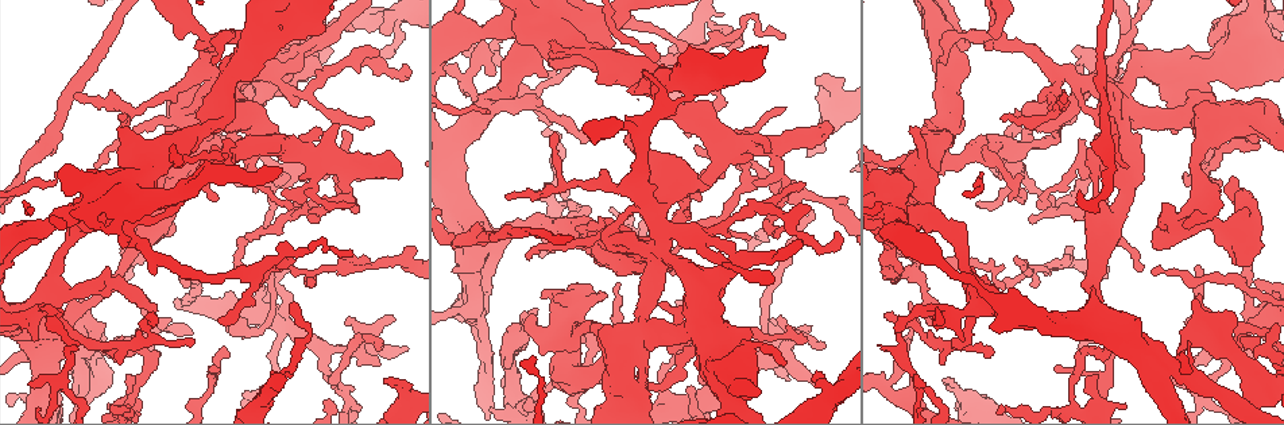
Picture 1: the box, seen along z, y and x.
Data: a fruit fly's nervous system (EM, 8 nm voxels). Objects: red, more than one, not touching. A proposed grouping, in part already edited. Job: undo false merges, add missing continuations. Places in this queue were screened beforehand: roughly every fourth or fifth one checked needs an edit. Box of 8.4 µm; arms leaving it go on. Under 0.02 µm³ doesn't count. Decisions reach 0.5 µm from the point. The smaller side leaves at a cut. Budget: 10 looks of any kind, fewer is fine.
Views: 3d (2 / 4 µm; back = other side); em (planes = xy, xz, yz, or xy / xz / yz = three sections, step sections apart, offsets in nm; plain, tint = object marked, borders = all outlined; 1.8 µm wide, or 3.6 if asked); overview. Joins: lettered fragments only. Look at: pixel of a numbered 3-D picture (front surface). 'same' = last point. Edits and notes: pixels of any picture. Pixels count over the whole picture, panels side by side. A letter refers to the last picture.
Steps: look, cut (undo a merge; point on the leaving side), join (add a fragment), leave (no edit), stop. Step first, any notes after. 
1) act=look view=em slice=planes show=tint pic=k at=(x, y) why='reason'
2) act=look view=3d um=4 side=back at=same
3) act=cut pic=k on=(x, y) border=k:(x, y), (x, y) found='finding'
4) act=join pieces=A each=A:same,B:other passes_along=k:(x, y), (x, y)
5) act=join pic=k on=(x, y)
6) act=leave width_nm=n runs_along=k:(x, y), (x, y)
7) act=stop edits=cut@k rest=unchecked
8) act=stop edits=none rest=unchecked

act=look view=3d um=2 pic=1 at=(802, 198) why='sudden change in width'

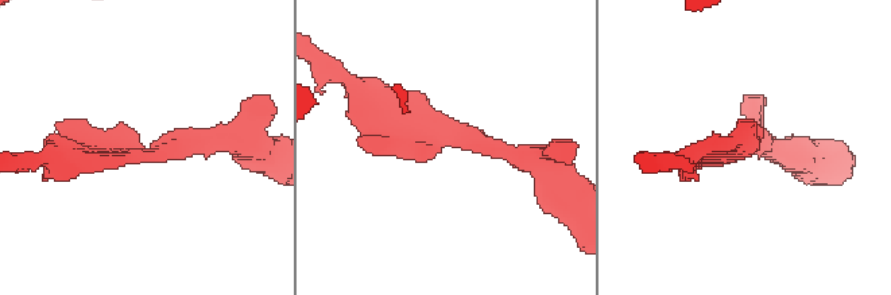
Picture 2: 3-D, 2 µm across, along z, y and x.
act=look view=em slice=planes show=borders pic=2 at=(138, 146) why='shape alone is not enough'

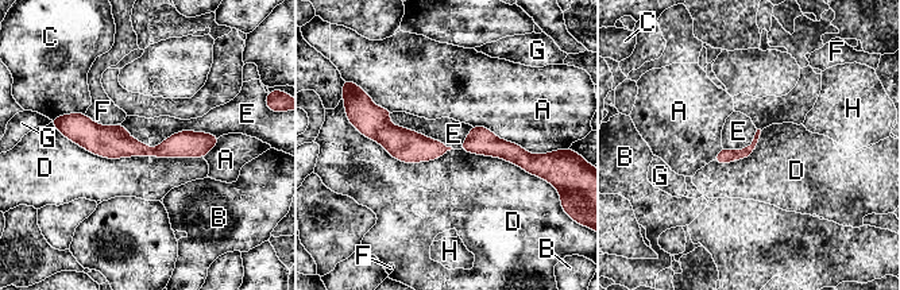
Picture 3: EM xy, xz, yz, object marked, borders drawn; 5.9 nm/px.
act=leave each=A:other,B:other,C:other,D:other,E:other,F:other,G:other,H:other border=3:(118, 124), (153, 149), (219, 135) found='one neuron here'

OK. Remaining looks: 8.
act=look view=3d um=4 pic=1 at=(401, 176) why='stops while still wide'

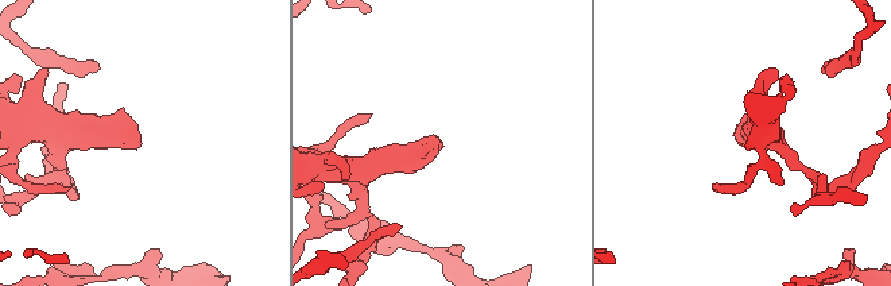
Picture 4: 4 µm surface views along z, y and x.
act=look view=em slice=planes show=tint pic=4 at=(441, 146)

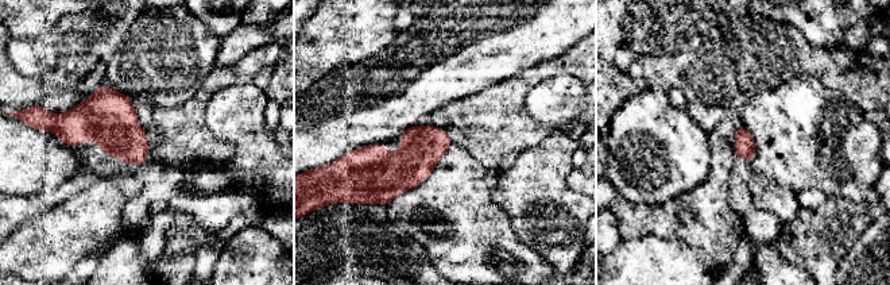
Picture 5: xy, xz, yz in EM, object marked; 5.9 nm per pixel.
act=look view=em slice=planes show=borders at=same

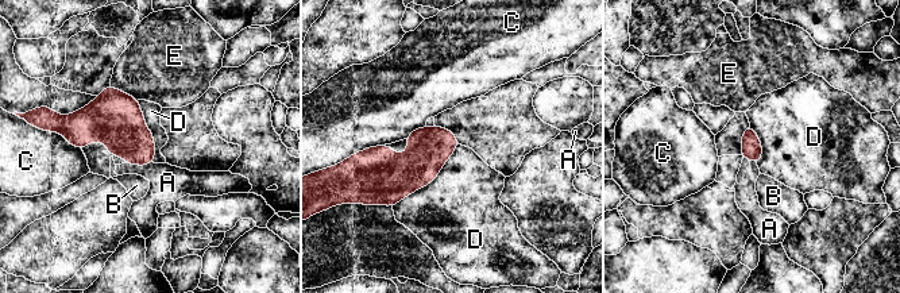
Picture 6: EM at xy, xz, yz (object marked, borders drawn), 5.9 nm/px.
act=join pieces=A each=A:same,B:other,C:other,D:other,E:other passes_along=6:(120, 126), (138, 164), (167, 182) found='the neuron continues'

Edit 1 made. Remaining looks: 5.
act=look view=overview why='see it whole again'

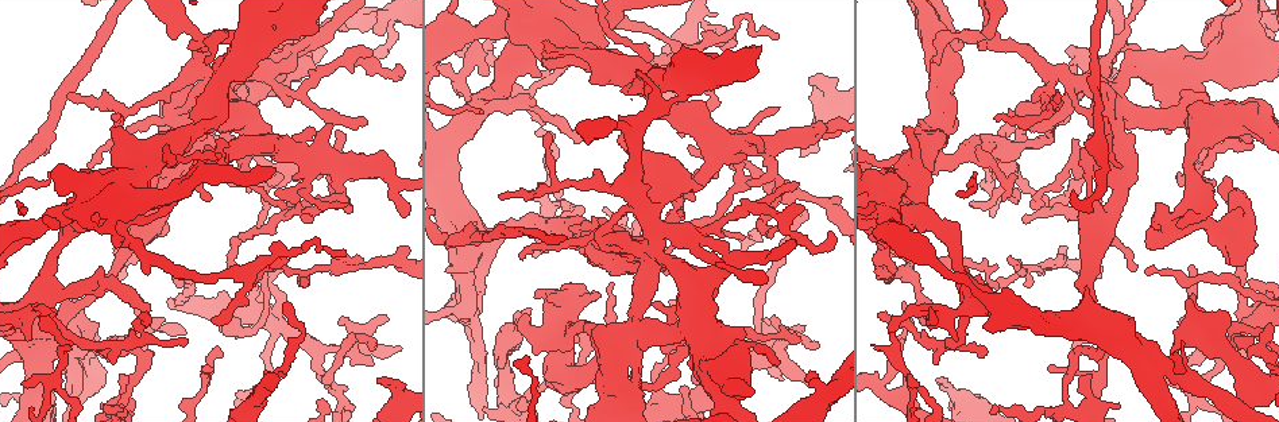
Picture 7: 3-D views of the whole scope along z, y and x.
act=look view=3d um=2 pic=7 at=(777, 34) why='an open end'

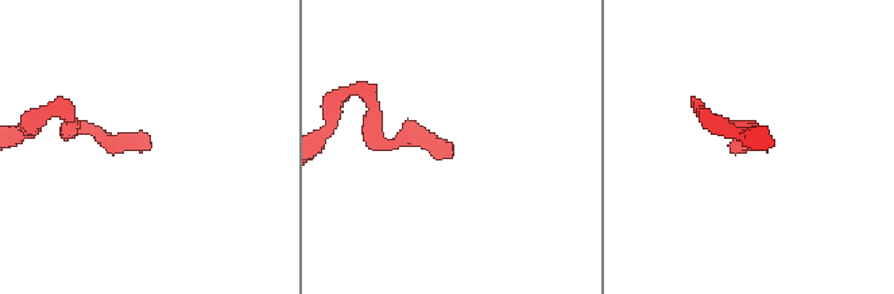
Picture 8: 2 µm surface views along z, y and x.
act=look view=em slice=planes show=borders pic=8 at=(146, 142)

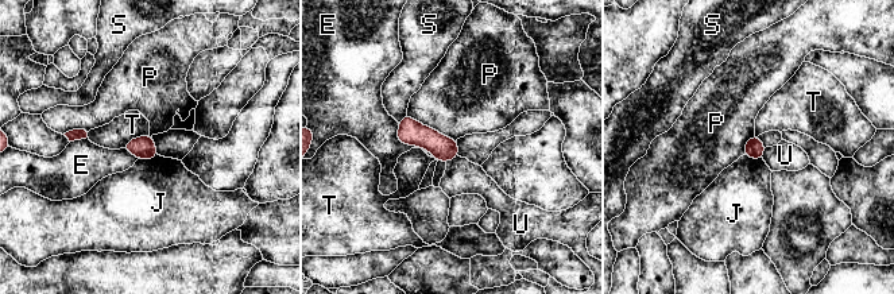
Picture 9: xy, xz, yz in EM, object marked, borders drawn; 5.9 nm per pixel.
act=leave width_nm=110 each=E:other,J:other,P:other,S:other,T:other,U:other border=9:(157, 154), (148, 159), (138, 159) found='no lettered fragment goes on from it'

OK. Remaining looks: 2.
act=look view=em slice=yz step=16 show=tint pic=7 at=(1051, 88) why='calibre changes'

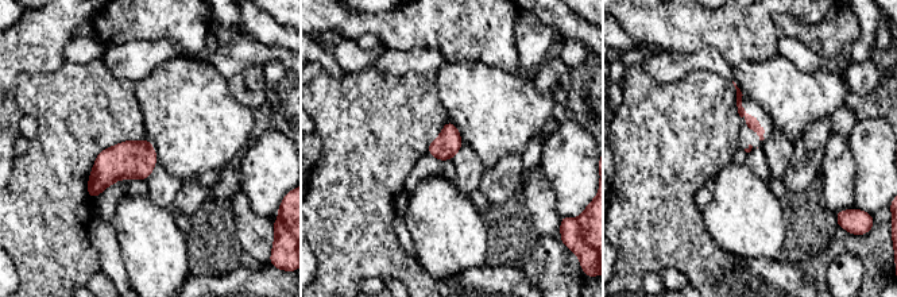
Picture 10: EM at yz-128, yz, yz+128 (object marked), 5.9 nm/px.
act=look view=em slice=yz step=16 show=borders at=same why='see the neighbours'

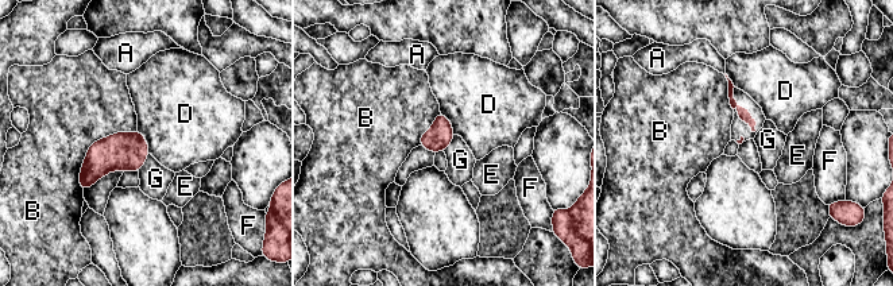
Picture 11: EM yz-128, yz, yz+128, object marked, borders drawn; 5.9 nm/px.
act=leave each=A:other,B:other,D:other,E:other,F:other,G:other border=11:(149, 153), (138, 172) found='all the same neuron'

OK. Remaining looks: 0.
act=stop edits=join@6 rest=unchecked

